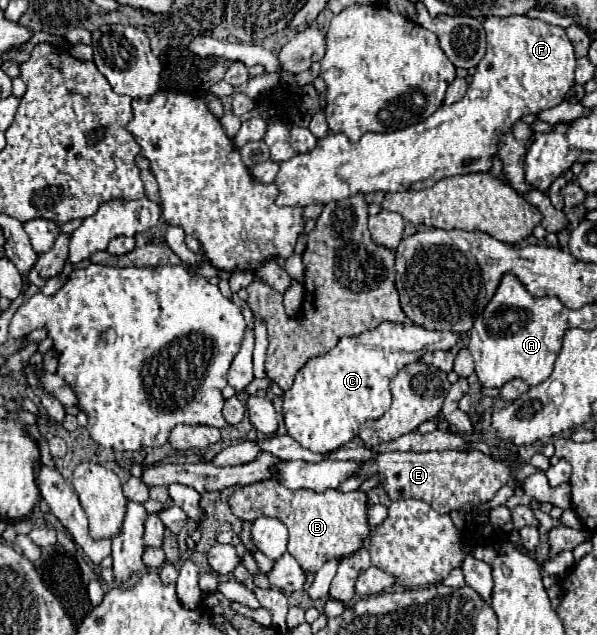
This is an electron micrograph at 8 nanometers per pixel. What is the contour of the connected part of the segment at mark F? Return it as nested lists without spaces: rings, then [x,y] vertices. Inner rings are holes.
[[[509,16],[509,18],[487,18],[487,54],[479,62],[477,72],[469,84],[463,100],[455,104],[443,104],[427,120],[395,130],[395,132],[367,132],[359,142],[349,142],[343,134],[329,134],[327,138],[317,140],[315,150],[309,154],[297,154],[287,162],[281,162],[277,174],[279,186],[279,206],[309,206],[313,202],[333,202],[343,200],[357,192],[405,192],[405,190],[425,190],[435,186],[439,180],[471,174],[471,172],[489,172],[493,158],[499,154],[501,138],[511,132],[511,128],[525,116],[549,110],[565,100],[573,86],[575,72],[575,52],[573,44],[565,34],[565,28],[551,26],[547,22],[527,18],[527,16]]]

